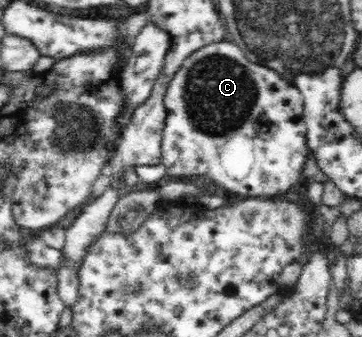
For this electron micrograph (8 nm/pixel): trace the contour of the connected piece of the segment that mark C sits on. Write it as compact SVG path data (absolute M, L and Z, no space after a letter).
M230 41L213 42L210 45L203 46L202 49L198 49L198 51L189 53L180 69L176 71L176 74L170 79L169 85L165 88L163 102L165 124L161 134L161 163L165 165L167 174L170 176L188 175L190 177L190 175L204 175L204 177L212 179L212 183L216 183L218 187L248 197L286 193L300 179L300 174L302 174L302 169L307 161L307 131L305 121L302 119L303 100L300 90L282 79L282 76L276 71L262 67L262 65L254 65L252 61L248 61L244 57L244 53L234 43L230 43Z

